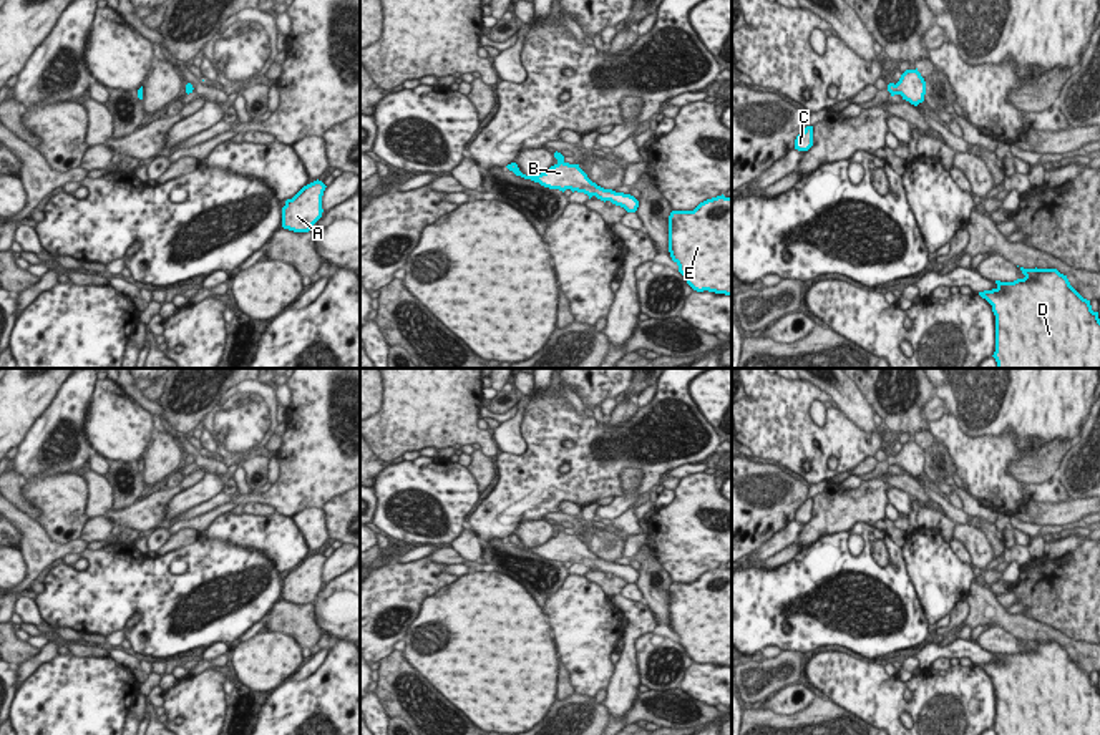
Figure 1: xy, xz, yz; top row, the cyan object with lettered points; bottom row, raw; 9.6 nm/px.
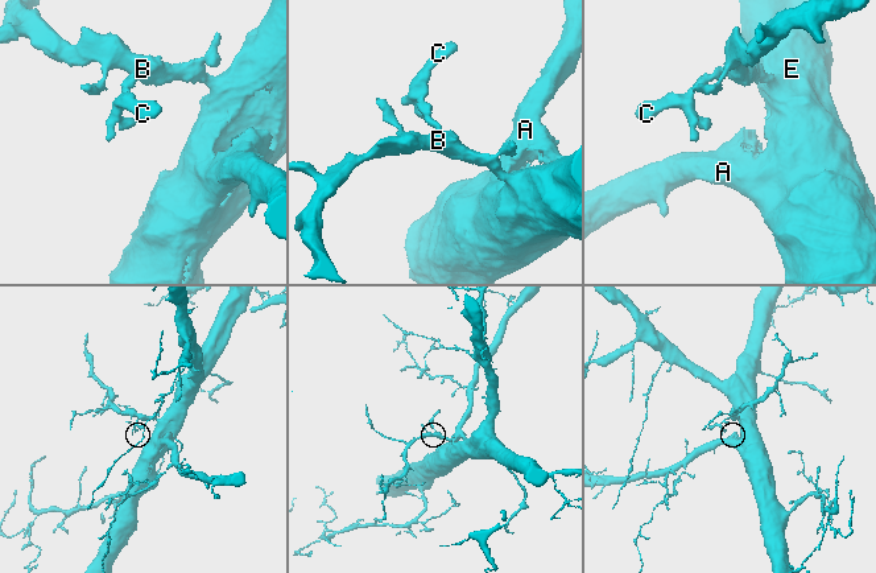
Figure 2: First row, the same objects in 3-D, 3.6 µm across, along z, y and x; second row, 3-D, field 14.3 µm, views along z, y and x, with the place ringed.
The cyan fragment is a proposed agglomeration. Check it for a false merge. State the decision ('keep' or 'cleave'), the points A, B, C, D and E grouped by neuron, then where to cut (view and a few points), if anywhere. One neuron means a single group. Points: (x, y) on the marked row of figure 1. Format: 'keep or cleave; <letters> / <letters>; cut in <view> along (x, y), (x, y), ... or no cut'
keep; A B C D E; no cut

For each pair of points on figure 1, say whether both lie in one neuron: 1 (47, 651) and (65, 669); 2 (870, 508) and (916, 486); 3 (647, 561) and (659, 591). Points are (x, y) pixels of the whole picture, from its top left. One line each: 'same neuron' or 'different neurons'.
1: different neurons
2: different neurons
3: same neuron

